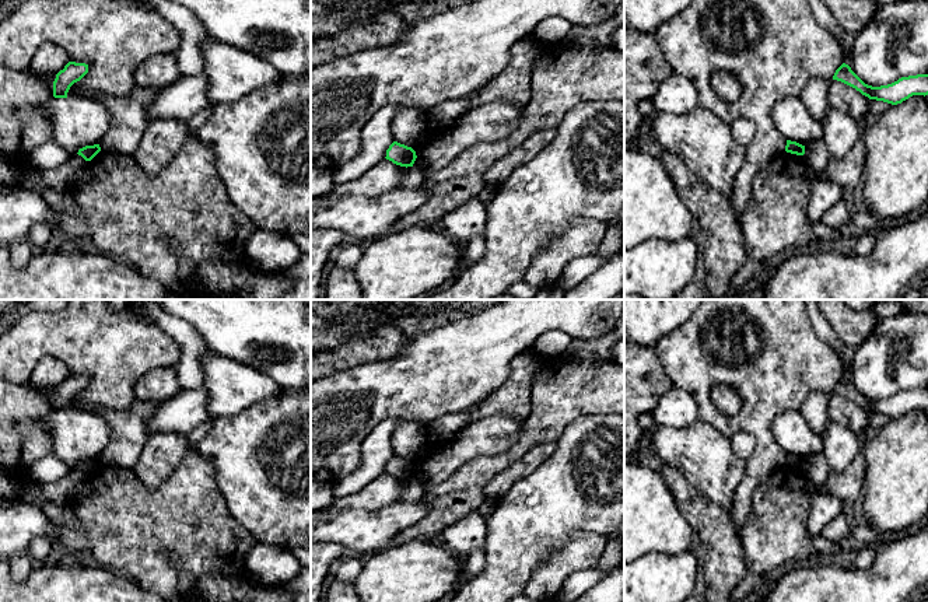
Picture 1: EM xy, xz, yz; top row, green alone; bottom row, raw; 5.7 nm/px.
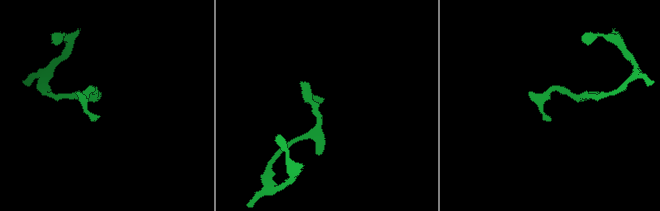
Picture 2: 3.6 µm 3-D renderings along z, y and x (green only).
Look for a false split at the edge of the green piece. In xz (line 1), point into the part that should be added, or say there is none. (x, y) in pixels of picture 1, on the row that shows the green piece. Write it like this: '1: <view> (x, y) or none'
1: none

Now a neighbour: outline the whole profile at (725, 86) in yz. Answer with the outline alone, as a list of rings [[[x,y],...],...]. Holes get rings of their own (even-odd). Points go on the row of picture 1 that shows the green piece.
[[[714,71],[710,77],[710,87],[724,102],[735,102],[742,92],[740,83],[728,71]]]

